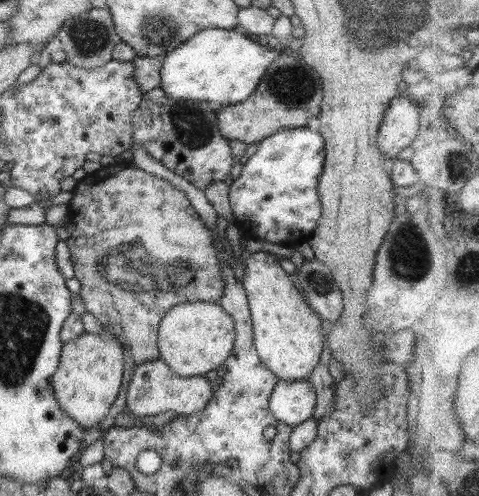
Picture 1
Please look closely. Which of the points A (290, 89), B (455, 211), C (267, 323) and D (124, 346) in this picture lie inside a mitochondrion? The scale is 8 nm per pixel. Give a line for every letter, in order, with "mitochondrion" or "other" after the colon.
A: mitochondrion
B: other
C: other
D: other

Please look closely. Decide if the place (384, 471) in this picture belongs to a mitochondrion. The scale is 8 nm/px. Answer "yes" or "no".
no

